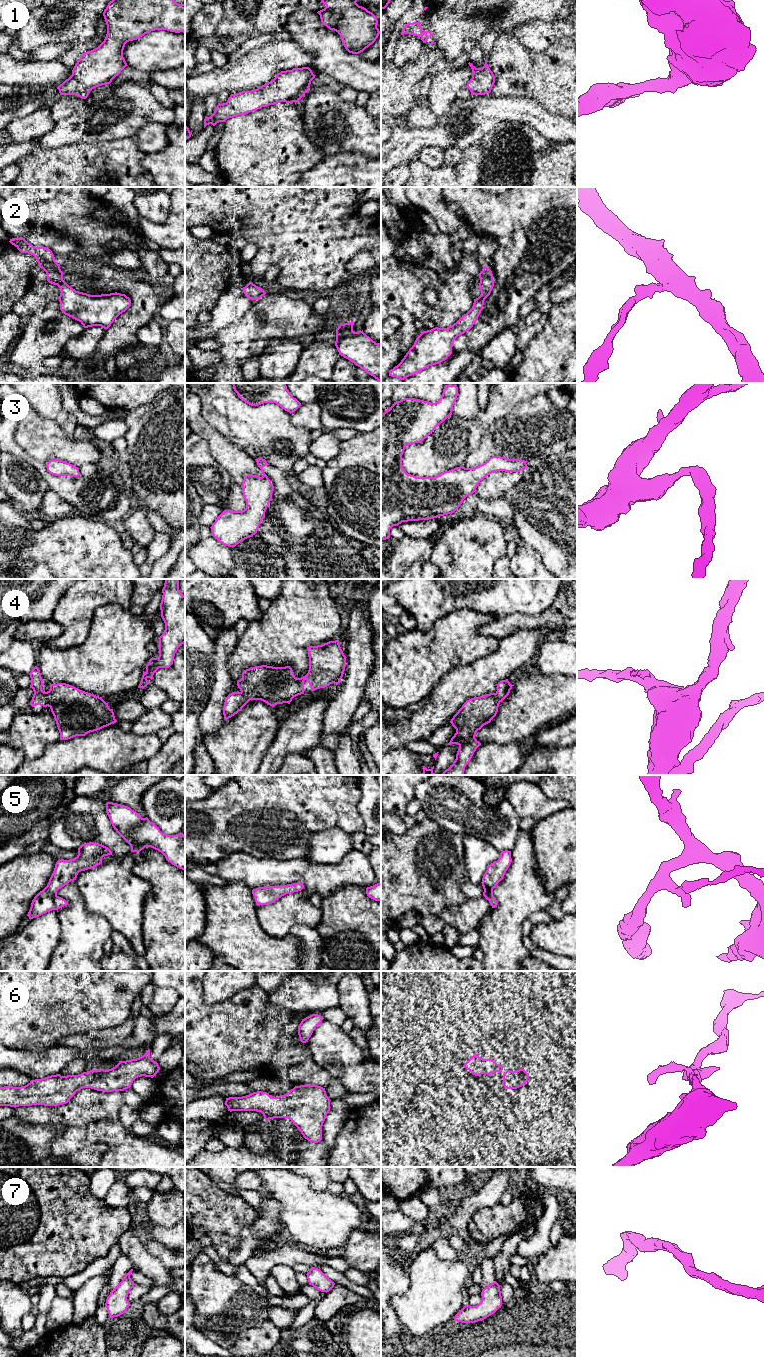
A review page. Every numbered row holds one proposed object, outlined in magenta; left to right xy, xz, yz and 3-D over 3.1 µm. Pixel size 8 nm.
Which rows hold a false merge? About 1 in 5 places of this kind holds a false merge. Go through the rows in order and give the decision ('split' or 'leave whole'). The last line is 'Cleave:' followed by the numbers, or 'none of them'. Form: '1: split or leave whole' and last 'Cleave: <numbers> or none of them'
1: leave whole
2: leave whole
3: leave whole
4: leave whole
5: leave whole
6: leave whole
7: leave whole
Cleave: none of them

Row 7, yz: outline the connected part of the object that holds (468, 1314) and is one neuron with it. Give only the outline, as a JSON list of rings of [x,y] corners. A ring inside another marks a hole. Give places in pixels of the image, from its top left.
[[[494,1281],[481,1292],[482,1300],[476,1306],[465,1305],[454,1317],[461,1323],[475,1323],[494,1314],[502,1306],[500,1285]]]

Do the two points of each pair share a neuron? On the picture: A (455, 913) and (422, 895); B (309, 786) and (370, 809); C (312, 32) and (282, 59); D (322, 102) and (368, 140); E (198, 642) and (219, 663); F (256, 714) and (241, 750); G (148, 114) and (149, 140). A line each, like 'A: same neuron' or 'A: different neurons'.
A: different neurons
B: different neurons
C: different neurons
D: same neuron
E: different neurons
F: same neuron
G: different neurons

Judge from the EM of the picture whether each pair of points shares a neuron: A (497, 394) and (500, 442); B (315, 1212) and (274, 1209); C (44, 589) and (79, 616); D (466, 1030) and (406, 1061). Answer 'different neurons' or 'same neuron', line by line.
A: different neurons
B: different neurons
C: different neurons
D: different neurons

